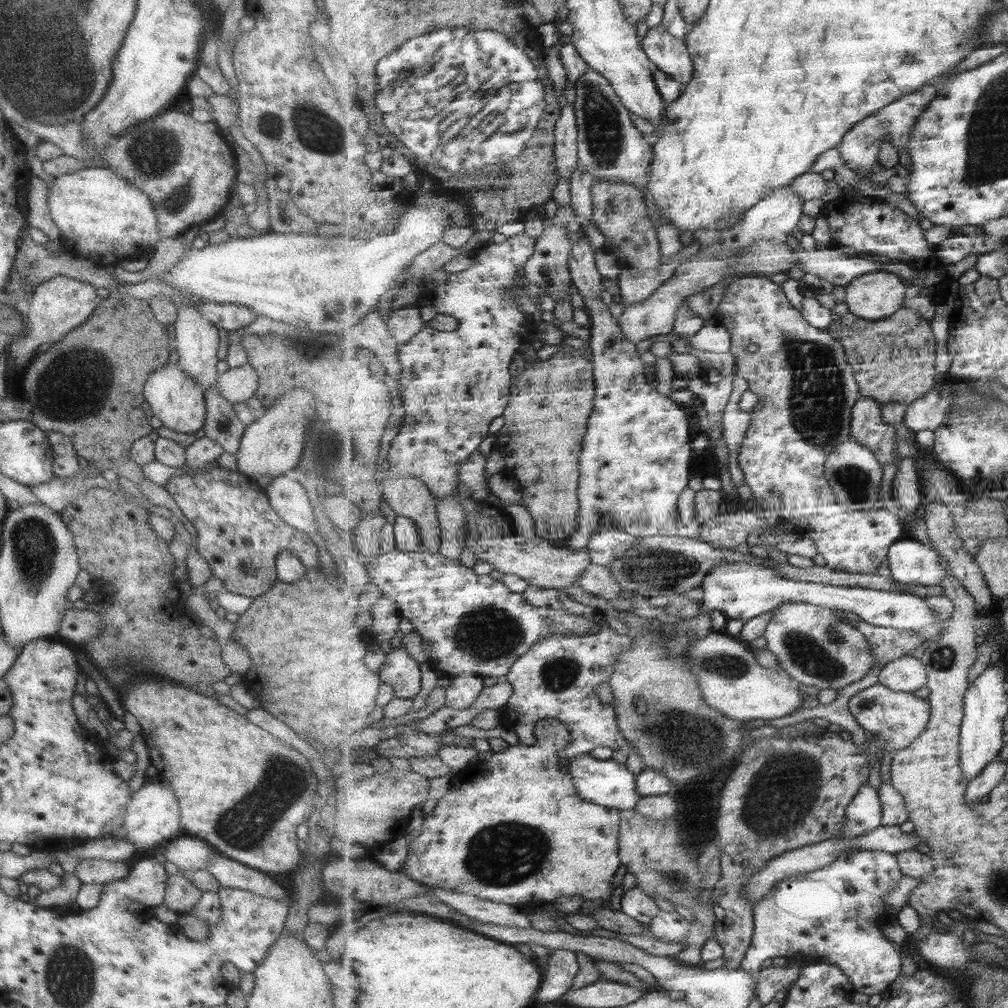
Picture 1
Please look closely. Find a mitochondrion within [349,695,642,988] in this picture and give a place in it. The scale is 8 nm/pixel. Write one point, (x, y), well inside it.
(505, 854)

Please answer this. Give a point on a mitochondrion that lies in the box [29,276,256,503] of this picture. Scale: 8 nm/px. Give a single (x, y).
(74, 369)

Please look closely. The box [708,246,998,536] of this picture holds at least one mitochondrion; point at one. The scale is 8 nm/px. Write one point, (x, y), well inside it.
(817, 398)

